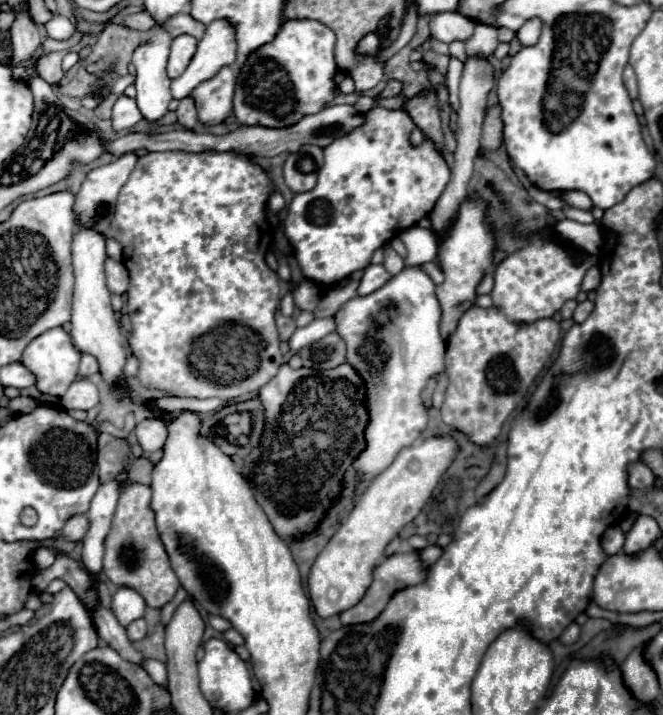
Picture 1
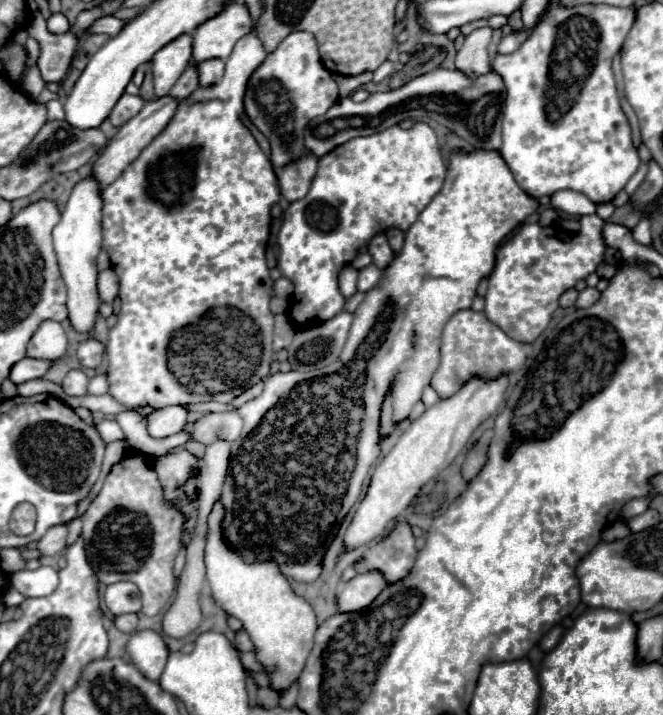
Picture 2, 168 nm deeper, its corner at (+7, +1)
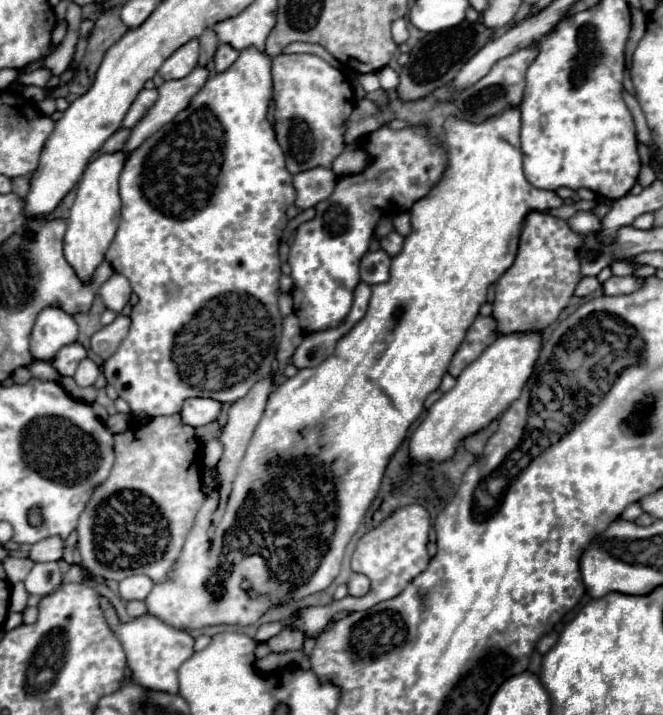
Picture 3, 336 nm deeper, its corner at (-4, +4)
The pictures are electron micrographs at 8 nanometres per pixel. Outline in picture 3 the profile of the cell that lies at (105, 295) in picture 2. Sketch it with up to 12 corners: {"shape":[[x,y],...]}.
{"shape":[[115,273],[99,289],[113,313],[129,303],[131,285]]}

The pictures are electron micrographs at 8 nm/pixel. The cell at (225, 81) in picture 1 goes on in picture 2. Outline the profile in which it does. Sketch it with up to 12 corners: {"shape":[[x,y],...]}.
{"shape":[[222,60],[198,64],[200,86],[218,84],[224,76]]}

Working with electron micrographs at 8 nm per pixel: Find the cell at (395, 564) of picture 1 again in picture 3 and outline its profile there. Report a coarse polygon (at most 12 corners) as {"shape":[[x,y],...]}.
{"shape":[[361,573],[349,577],[349,595],[367,595],[371,583]]}

